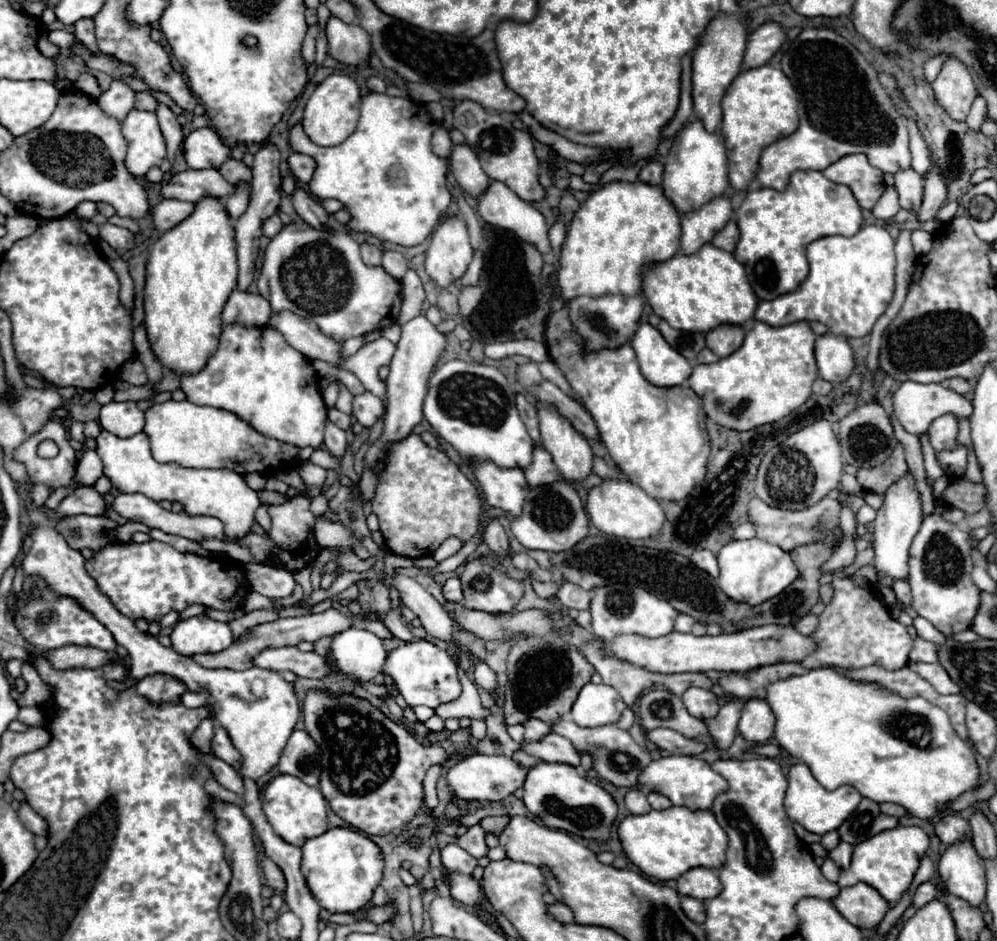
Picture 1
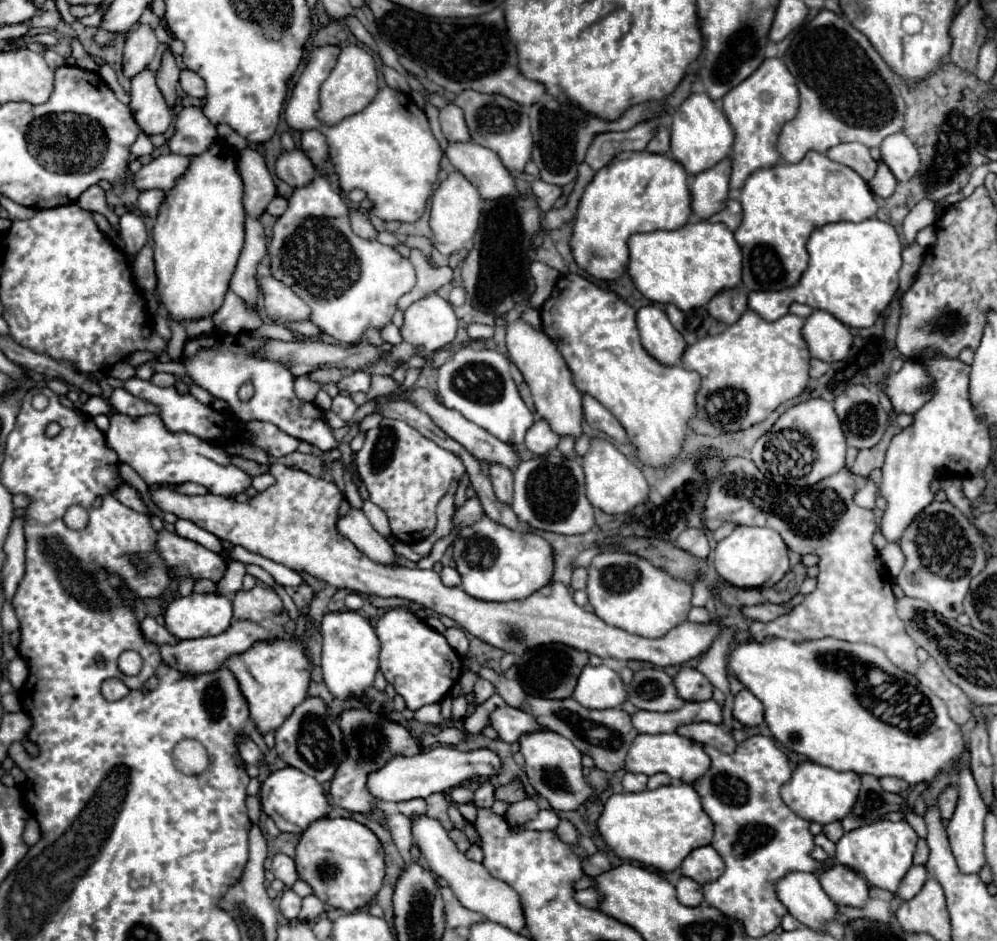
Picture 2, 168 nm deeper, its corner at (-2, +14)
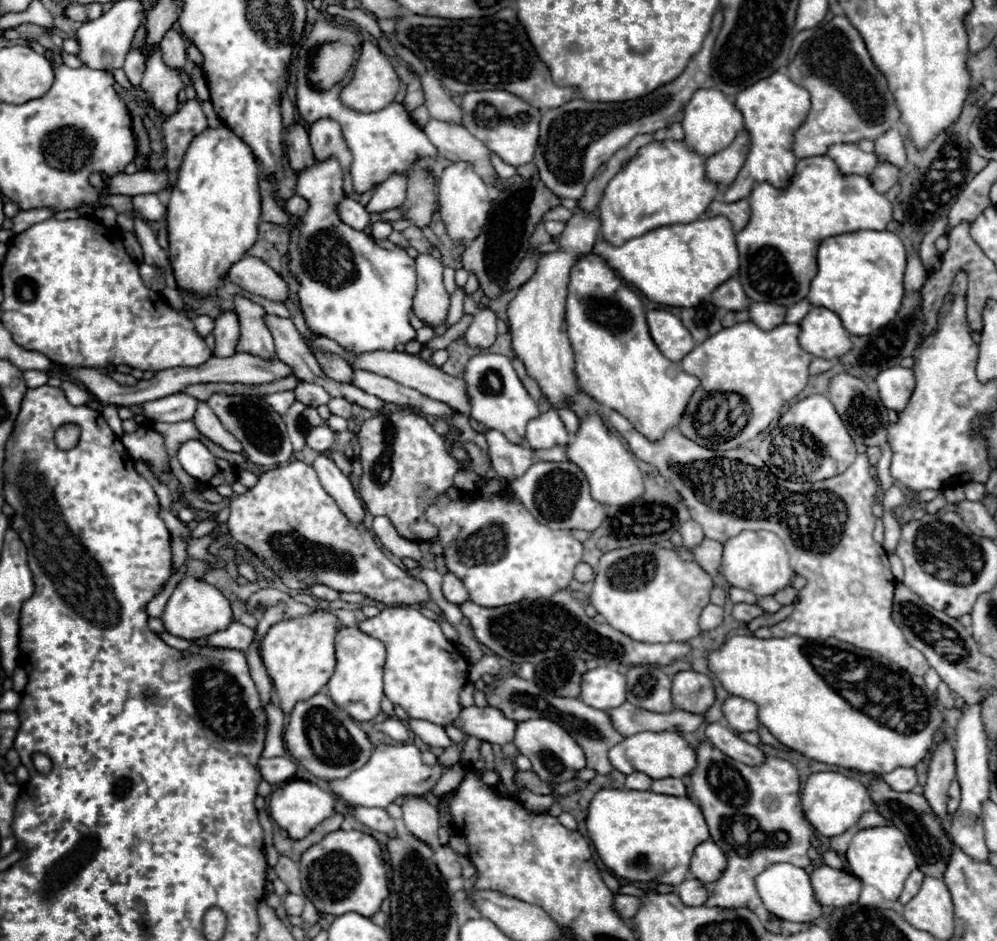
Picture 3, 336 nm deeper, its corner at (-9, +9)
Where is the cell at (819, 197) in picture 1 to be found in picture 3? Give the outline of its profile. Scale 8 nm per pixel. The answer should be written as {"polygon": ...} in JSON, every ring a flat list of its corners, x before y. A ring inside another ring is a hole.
{"polygon":[[826,155,798,161,796,175,786,189,776,189,770,183,758,183,748,201,752,207,752,217,736,235,736,245,740,251,740,283,752,301,770,301,784,307,792,307,808,295,810,281,816,275,816,251,820,241,860,229,882,231,892,219,892,203,886,195,880,195,872,187,868,177,840,173,836,163]]}

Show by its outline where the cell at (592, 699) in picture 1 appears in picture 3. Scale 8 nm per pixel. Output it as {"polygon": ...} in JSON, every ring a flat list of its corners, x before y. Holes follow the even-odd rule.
{"polygon":[[596,667,582,675,580,699,602,711,620,707,626,701,626,677,612,667]]}

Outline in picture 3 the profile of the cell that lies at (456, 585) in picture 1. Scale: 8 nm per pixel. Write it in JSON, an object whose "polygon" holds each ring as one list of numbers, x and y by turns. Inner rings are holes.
{"polygon":[[446,573,444,575,444,583,442,583,442,591,444,591,444,597,450,601,450,603,464,603,468,599,468,591,464,587,464,583,454,575,454,573]]}

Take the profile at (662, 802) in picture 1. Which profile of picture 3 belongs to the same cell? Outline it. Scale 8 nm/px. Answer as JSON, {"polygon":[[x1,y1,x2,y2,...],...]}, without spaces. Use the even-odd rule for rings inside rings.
{"polygon":[[668,777,668,779,658,779,652,783,652,791,654,793,666,793,666,795,684,795,682,791,682,781,680,779,674,779,674,777]]}

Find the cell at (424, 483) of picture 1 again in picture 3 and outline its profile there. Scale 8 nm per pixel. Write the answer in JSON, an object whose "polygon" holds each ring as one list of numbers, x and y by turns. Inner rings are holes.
{"polygon":[[398,411,390,413,386,419,386,413,380,413,372,419,368,419,360,431,360,461,362,461,362,477,360,477,360,497,366,503,366,509,372,515,386,515,398,533,408,541,432,541,438,537,438,527,432,525,426,519,426,509,438,501,440,495,444,495,446,489,452,487,454,475,460,471,460,463,450,455,444,437,440,437,426,417,410,413,410,411]]}

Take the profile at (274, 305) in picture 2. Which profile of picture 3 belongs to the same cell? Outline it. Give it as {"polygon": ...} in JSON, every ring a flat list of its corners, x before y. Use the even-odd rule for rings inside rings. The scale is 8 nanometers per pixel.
{"polygon":[[250,255,232,265,228,279,242,287,244,291,270,301,284,303,290,299,288,283,278,273,274,273,264,261]]}

